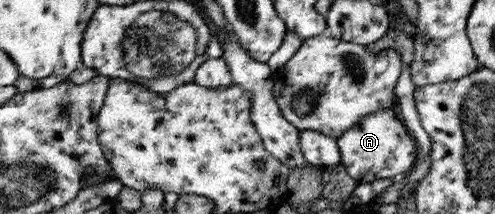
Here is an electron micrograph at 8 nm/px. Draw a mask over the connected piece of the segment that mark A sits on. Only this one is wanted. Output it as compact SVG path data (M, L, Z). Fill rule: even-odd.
M393 108L378 110L356 122L354 127L339 137L338 145L342 153L342 165L359 183L370 183L375 179L388 179L388 177L395 179L404 175L416 161L415 138L408 135Z

